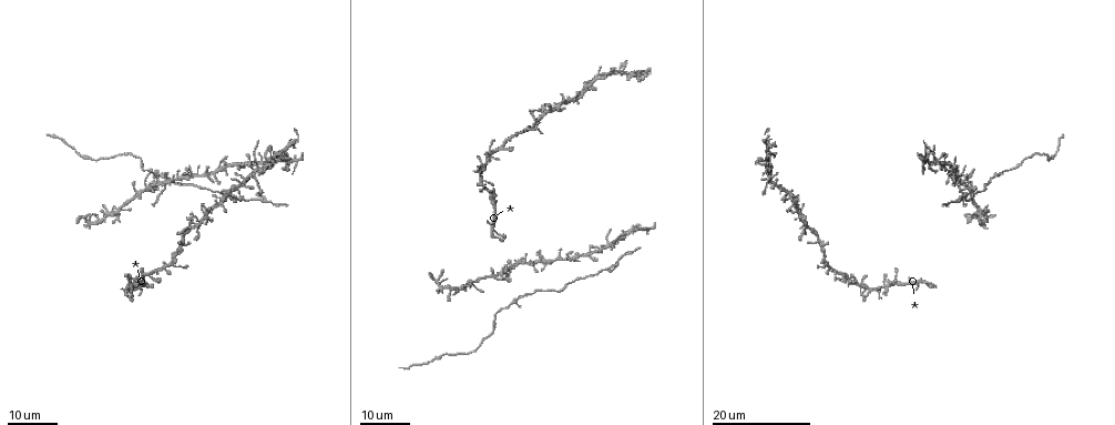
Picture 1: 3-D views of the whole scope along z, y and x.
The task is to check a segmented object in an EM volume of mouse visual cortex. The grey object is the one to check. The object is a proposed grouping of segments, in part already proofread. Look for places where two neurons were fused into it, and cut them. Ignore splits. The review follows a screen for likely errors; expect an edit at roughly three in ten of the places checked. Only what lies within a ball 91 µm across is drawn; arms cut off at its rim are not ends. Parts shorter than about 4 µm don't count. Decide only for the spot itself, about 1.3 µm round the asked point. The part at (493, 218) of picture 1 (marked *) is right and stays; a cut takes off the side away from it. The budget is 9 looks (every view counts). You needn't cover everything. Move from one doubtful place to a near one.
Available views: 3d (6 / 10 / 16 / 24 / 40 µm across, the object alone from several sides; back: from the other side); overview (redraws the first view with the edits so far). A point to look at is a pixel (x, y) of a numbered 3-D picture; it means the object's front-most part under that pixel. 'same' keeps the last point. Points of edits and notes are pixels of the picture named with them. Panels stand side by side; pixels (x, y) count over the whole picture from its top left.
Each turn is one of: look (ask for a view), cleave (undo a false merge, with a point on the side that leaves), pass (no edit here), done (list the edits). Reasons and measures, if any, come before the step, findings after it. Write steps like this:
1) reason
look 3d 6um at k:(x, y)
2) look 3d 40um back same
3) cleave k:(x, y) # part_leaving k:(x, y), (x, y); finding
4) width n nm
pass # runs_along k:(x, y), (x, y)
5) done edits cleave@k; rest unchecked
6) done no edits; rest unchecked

look 3d 24um at 1:(116, 211)

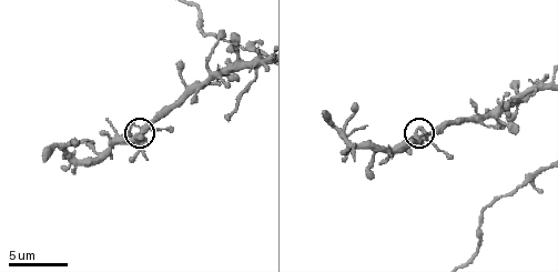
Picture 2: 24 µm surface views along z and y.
look 3d 10um at 2:(141, 128)

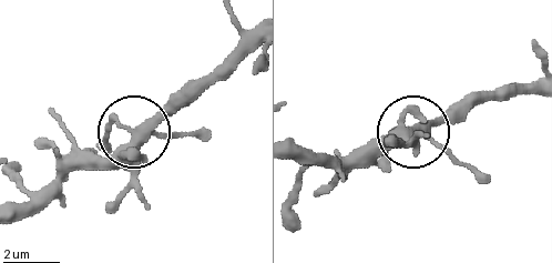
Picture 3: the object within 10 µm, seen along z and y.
arms 4
pass # one neuron here

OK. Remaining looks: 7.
thin arm on a thick one
look 3d 10um at 2:(254, 67)

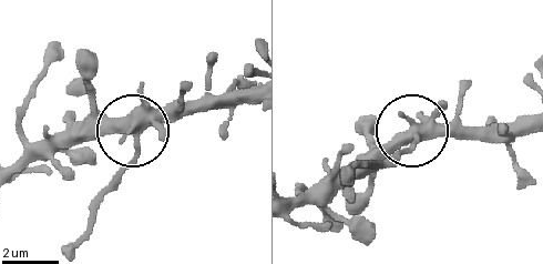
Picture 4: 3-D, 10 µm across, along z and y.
look 3d 10um back at 4:(415, 135)

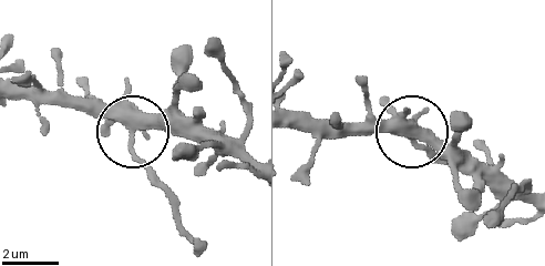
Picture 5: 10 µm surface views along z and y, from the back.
side_arm 6 um; arms 5
pass # all the same neuron

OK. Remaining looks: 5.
small branch off a trunk
look 3d 16um at 1:(259, 161)

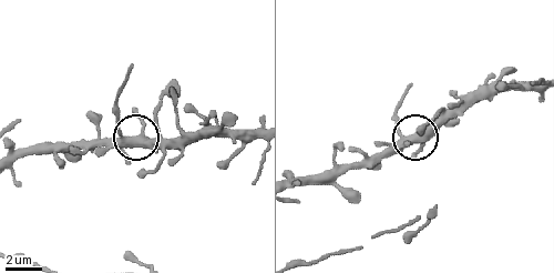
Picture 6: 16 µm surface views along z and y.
look 3d 6um at 6:(129, 141)

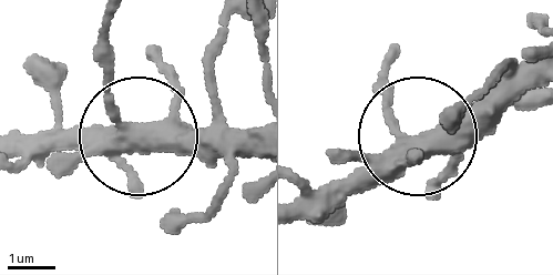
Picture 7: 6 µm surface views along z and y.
width 400 nm
pass # runs_along 7:(26, 152), (109, 152), (129, 140), (109, 92), (109, 20); one neuron here

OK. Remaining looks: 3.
look 3d 16um at 1:(931, 284)

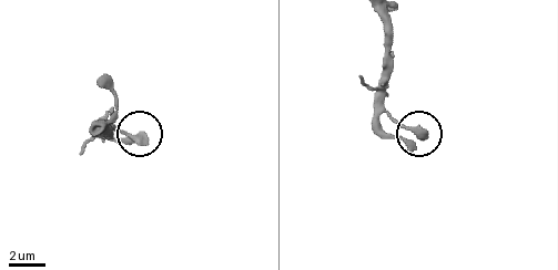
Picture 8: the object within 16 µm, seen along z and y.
look 3d 10um at 8:(131, 134)

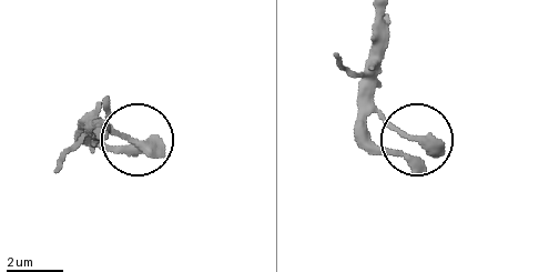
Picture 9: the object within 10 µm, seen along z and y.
pass # continuous, no second neuron

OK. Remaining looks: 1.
done no edits; rest unchecked

